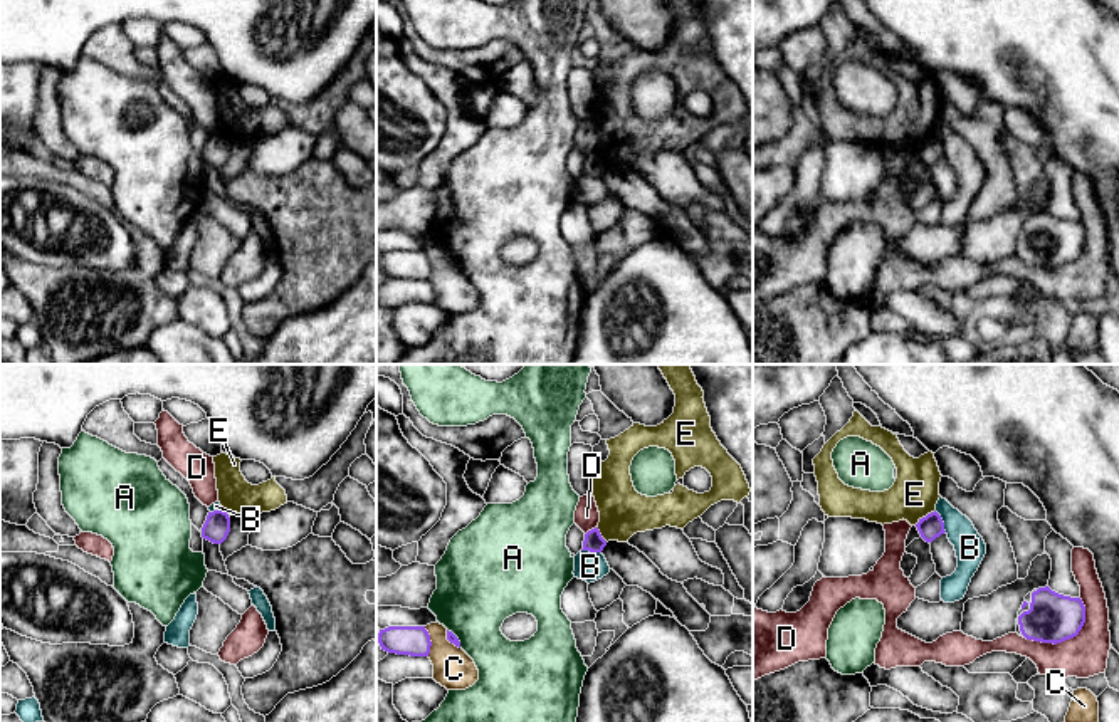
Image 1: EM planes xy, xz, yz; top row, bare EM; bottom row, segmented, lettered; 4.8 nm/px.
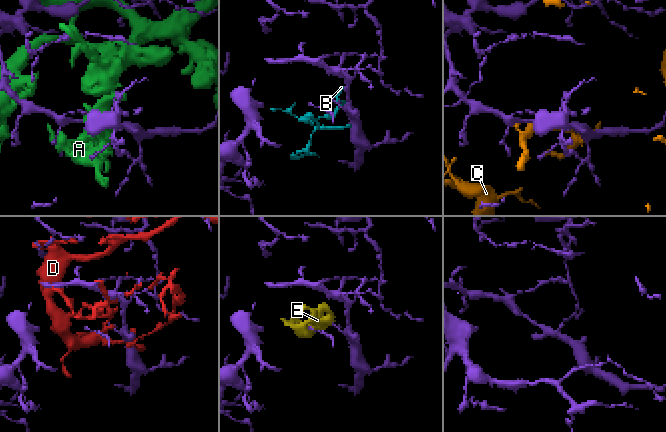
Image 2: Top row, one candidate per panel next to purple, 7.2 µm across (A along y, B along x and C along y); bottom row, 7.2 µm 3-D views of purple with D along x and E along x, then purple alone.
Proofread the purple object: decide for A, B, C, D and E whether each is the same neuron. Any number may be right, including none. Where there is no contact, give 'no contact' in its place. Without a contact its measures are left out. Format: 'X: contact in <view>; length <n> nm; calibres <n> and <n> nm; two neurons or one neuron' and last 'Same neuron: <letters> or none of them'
A: contact in xz; length 120 nm; calibres 50 and 380 nm; two neurons
B: contact in yz; length 120 nm; calibres 120 and 150 nm; two neurons
C: contact in xz; length 150 nm; calibres 140 and 190 nm; two neurons
D: contact in yz; length 340 nm; calibres 240 and 200 nm; two neurons
E: contact in yz; length 130 nm; calibres 120 and 220 nm; two neurons
Same neuron: none of them

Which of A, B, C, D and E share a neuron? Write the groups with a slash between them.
A / B / C / D / E

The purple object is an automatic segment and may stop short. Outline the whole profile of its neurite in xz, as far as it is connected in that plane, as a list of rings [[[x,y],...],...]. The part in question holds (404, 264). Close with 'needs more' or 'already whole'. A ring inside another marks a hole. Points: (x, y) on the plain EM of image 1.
[[[388,250],[380,254],[378,267],[388,277],[410,280],[428,280],[432,270],[425,250]]] | already whole

